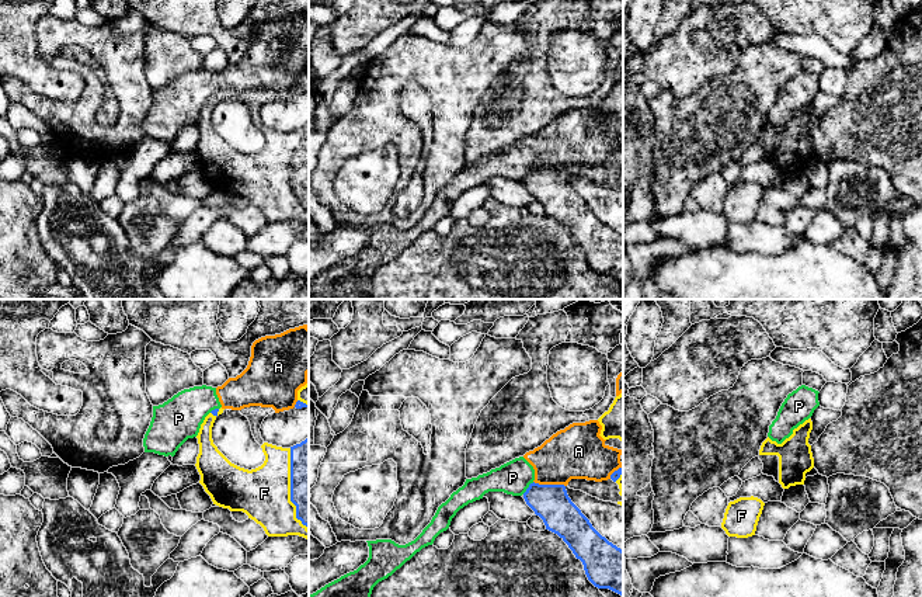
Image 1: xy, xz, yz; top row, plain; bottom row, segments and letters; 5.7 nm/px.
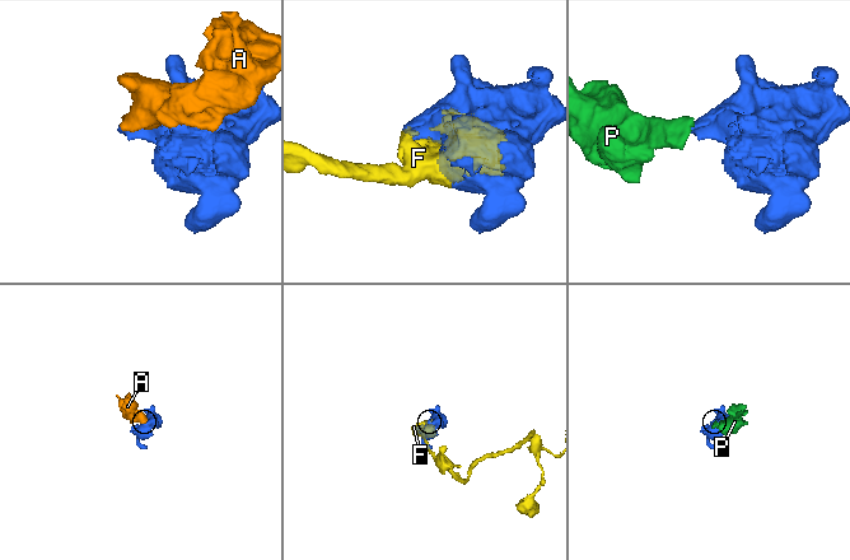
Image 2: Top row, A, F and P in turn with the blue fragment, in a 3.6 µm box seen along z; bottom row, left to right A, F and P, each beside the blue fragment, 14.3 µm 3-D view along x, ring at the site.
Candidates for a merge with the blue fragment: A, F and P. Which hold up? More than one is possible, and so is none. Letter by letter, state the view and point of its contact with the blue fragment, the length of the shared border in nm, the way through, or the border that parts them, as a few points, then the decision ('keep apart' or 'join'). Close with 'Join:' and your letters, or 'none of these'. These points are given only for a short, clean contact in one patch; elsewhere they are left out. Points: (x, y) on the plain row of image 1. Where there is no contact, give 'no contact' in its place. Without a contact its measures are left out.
A: contact xz (549, 170); length 190 nm; keep apart
F: contact xy (291, 174); length 480 nm; join
P: contact xz (528, 173); length 100 nm; border xz (533, 167), (522, 179); keep apart
Join: F

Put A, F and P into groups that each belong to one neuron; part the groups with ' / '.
A P / F

